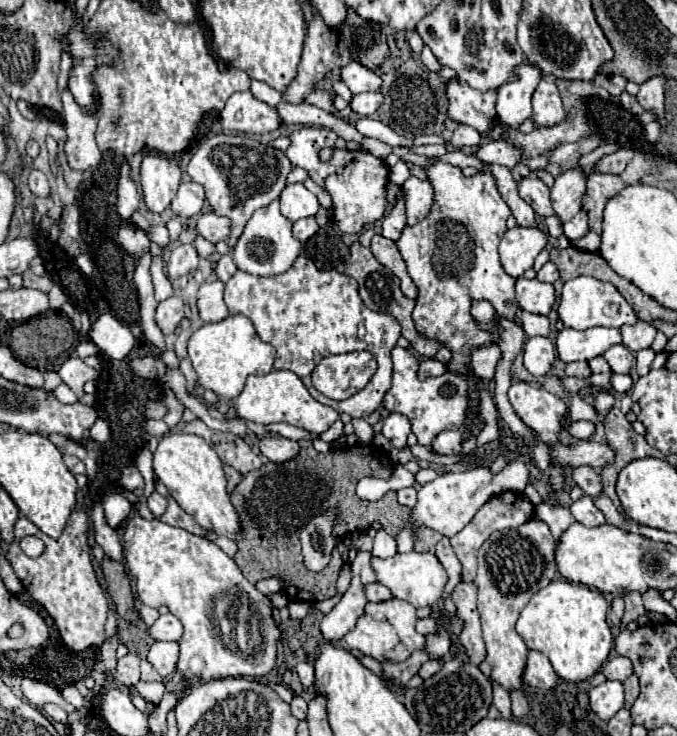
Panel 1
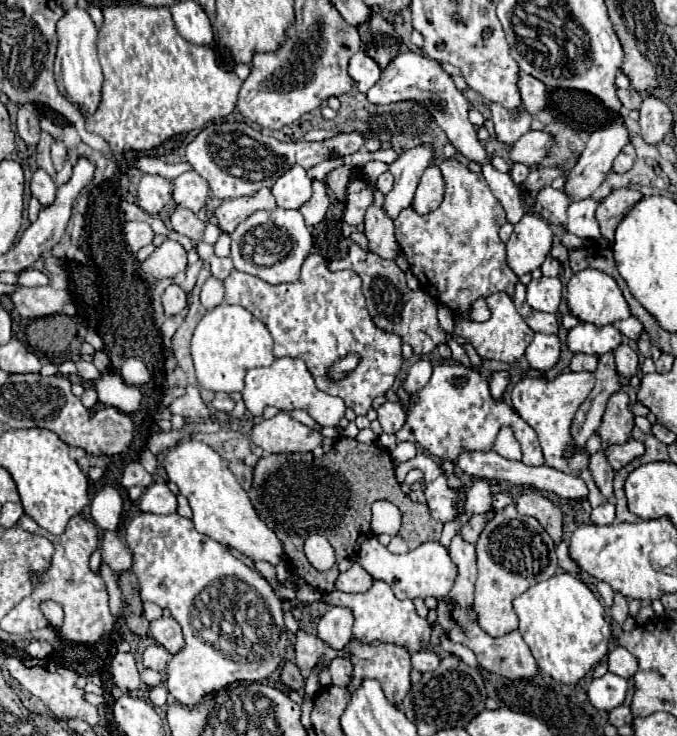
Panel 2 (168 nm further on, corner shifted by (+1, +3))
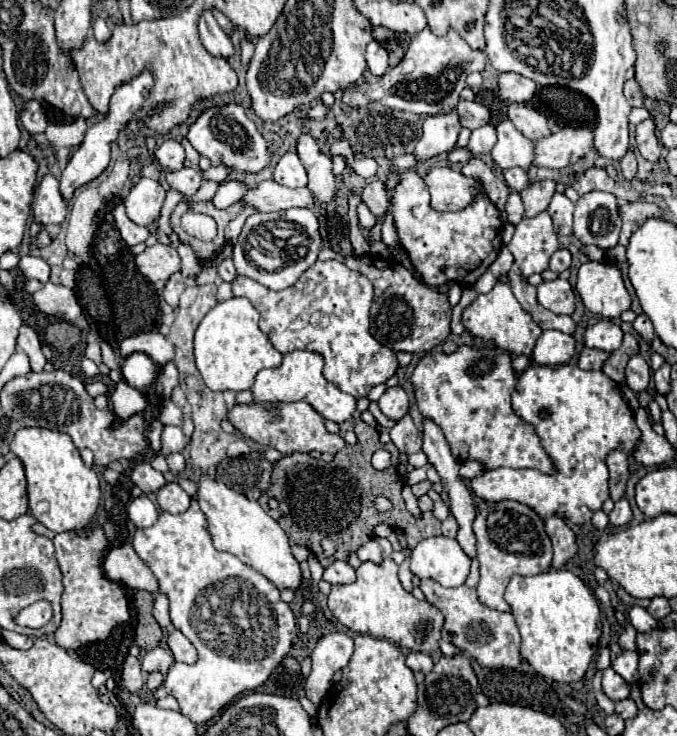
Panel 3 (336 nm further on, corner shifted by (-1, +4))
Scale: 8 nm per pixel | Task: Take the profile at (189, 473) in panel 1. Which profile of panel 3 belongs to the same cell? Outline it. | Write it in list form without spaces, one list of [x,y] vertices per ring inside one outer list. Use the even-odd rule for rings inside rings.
[[[201,473],[197,501],[207,517],[207,531],[211,533],[213,545],[219,551],[227,551],[239,557],[243,563],[251,565],[267,579],[271,579],[279,589],[303,589],[301,569],[295,557],[291,555],[291,547],[285,531],[279,523],[269,517],[255,499],[247,499],[243,493],[227,487],[223,481],[211,477],[209,473]]]

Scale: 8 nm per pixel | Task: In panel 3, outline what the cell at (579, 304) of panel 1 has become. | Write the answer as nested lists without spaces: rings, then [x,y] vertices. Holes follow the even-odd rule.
[[[587,261],[579,267],[575,285],[583,305],[603,319],[619,319],[631,307],[631,297],[623,285],[621,271],[613,263]]]

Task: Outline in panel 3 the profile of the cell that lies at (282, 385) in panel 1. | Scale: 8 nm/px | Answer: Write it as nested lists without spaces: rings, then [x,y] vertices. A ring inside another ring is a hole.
[[[291,351],[283,357],[283,363],[275,369],[263,369],[255,377],[255,385],[251,387],[255,403],[291,403],[291,401],[307,401],[323,419],[331,419],[335,423],[343,423],[355,413],[355,399],[335,385],[331,385],[323,377],[323,357],[311,351]]]

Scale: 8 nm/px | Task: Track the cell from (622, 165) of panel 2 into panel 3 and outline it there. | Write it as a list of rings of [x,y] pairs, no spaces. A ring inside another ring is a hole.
[[[629,149],[627,155],[621,159],[621,171],[623,171],[623,177],[625,177],[625,179],[633,179],[635,173],[637,173],[637,161],[635,161],[635,155],[633,155],[631,149]]]

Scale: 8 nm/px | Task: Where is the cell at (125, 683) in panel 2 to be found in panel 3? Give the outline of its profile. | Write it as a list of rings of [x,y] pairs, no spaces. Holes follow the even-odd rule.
[[[129,655],[123,663],[123,675],[121,675],[121,685],[129,691],[129,693],[137,693],[143,687],[143,677],[141,677],[141,663],[137,661],[137,657]]]

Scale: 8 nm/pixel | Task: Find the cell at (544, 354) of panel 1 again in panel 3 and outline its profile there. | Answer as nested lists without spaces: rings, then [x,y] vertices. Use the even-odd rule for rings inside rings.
[[[543,331],[533,349],[533,363],[537,365],[563,365],[575,353],[575,339],[561,331]]]

